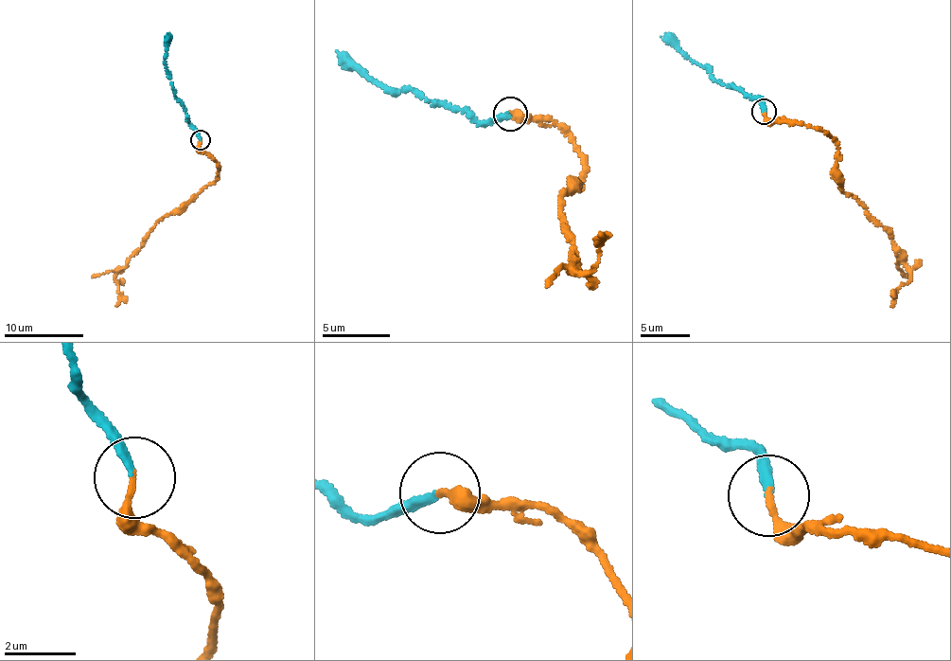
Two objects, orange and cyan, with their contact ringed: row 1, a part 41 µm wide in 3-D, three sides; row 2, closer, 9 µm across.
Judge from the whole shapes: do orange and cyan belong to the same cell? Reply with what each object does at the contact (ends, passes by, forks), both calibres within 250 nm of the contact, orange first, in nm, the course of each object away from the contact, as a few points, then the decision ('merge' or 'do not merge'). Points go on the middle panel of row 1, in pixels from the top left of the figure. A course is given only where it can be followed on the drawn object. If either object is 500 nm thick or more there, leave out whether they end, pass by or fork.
orange ends there; cyan ends there; 190 nm thick on the orange side, 240 nm on the other; orange runs (510, 114), (559, 128), (583, 158), (582, 181), (562, 196), (561, 219), (582, 274), (595, 267), (599, 232); cyan runs (510, 116), (479, 121), (412, 90), (395, 91), (367, 75), (337, 51); merge

